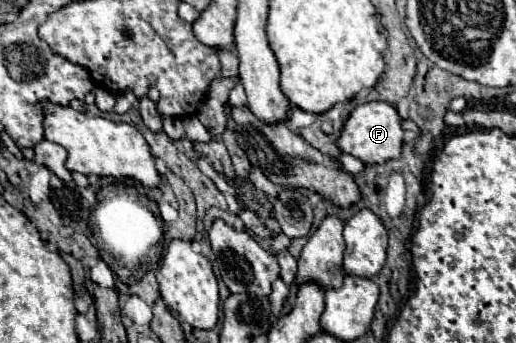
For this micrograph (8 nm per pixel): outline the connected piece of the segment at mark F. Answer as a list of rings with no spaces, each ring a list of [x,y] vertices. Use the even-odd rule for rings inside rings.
[[[367,102],[357,106],[341,128],[341,138],[337,138],[337,148],[345,154],[355,156],[363,164],[383,164],[391,158],[399,158],[403,144],[403,128],[401,118],[395,106],[387,102]]]

